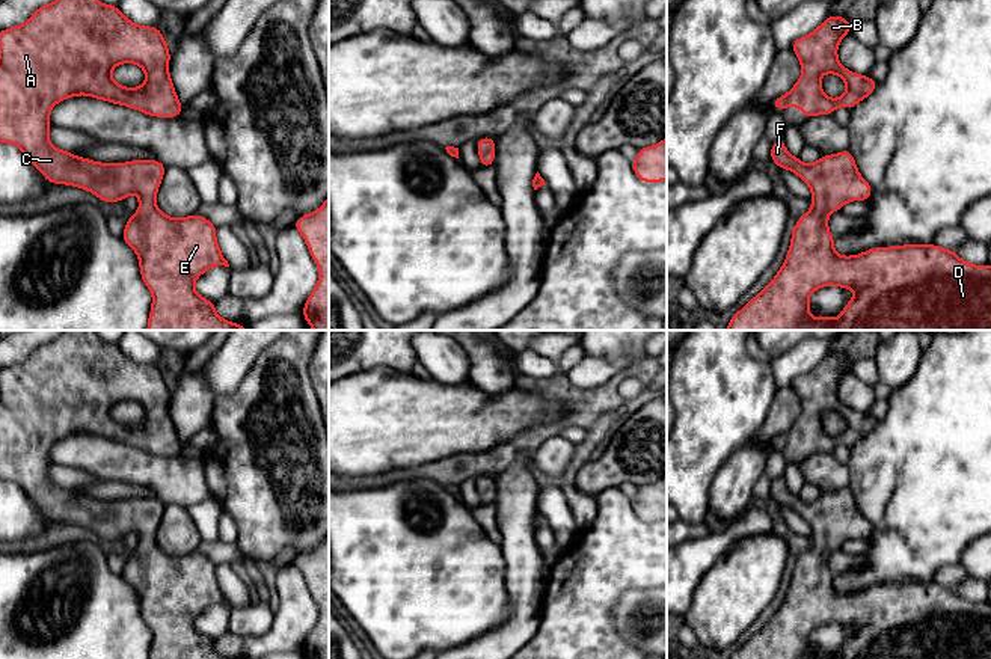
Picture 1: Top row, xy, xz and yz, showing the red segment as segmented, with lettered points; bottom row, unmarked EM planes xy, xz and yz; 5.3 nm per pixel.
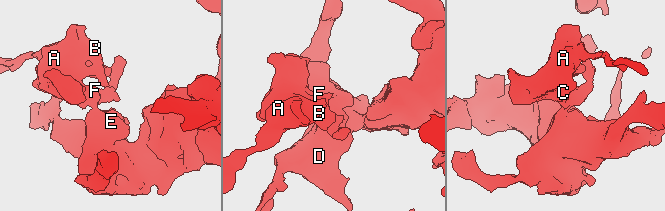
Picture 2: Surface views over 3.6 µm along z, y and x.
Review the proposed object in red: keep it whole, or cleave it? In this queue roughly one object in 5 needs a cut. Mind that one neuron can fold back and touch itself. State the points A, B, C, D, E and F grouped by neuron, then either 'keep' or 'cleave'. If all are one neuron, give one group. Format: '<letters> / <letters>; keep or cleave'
A B C D E F; keep

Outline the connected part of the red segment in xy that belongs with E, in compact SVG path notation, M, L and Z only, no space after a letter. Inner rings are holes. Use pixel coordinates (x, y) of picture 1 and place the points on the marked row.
M54 0L38 8L21 26L0 30L0 142L12 143L23 151L29 161L51 184L65 184L94 193L100 201L115 204L134 193L139 198L139 210L128 217L122 240L139 256L140 277L152 294L152 305L146 330L247 330L246 326L220 318L214 302L204 299L195 290L196 279L216 265L229 267L220 252L217 228L205 217L192 214L189 217L169 217L157 204L157 192L166 172L158 160L131 160L127 163L100 163L81 158L72 152L54 148L48 133L53 128L50 113L54 104L71 97L86 95L113 104L131 107L155 118L178 118L183 106L175 92L169 74L170 51L158 27L139 26L122 15L118 6L98 0ZM121 63L139 65L146 78L139 87L118 84L112 71Z

